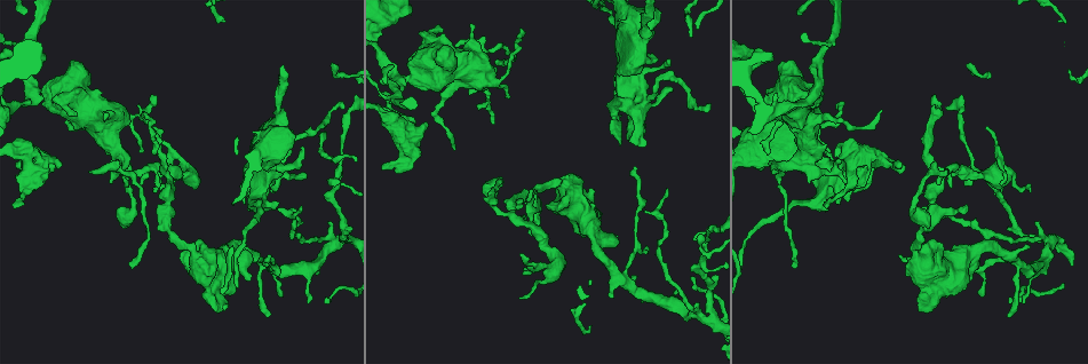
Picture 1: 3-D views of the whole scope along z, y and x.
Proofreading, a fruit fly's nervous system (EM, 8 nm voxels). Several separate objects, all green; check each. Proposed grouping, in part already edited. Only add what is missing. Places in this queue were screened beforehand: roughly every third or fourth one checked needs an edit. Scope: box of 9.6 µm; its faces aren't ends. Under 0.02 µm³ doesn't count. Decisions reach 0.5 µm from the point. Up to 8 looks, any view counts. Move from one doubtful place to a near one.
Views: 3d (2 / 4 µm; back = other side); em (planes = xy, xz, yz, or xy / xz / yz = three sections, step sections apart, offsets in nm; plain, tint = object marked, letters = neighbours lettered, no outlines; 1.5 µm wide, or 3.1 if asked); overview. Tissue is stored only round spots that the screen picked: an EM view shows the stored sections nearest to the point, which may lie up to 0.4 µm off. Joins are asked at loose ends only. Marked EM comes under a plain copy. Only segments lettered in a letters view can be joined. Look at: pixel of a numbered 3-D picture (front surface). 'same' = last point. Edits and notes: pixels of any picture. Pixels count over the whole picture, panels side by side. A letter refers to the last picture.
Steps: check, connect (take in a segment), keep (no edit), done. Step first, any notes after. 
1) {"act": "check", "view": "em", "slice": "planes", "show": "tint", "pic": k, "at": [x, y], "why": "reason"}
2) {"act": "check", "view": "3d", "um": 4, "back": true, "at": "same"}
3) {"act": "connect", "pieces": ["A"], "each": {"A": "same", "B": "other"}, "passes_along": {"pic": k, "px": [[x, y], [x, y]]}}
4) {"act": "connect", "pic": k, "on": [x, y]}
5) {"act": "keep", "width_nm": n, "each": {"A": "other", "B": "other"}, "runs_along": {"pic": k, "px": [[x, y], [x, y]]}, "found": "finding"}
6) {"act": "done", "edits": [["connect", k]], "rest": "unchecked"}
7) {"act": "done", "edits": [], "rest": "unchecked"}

{"act": "check", "view": "3d", "um": 2, "pic": 1, "at": [812, 180], "why": "thick end"}

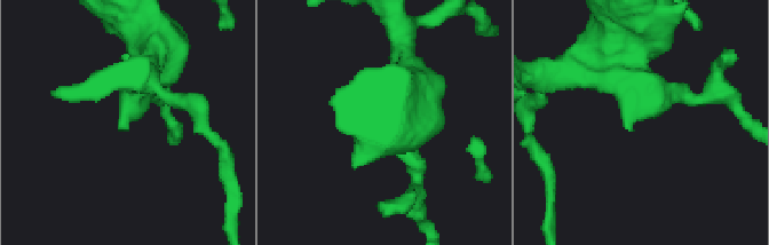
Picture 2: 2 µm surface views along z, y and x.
{"act": "check", "view": "em", "slice": "planes", "show": "letters", "pic": 2, "at": [123, 131], "why": "now the EM"}

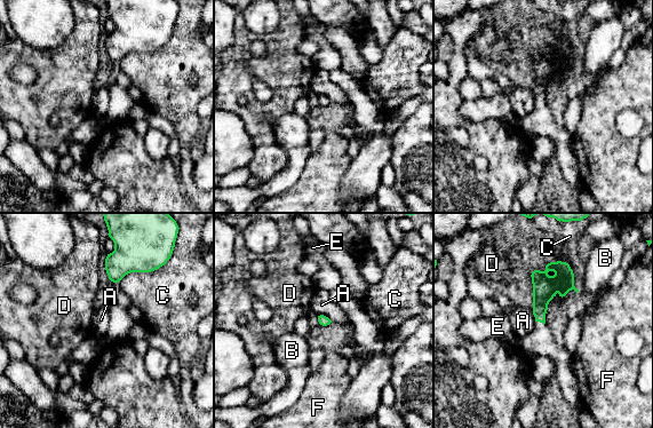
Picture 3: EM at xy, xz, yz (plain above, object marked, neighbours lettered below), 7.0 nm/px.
{"act": "keep", "each": {"A": "other", "B": "other", "C": "other", "D": "other", "E": "other", "F": "other"}, "border": {"pic": 3, "px": [[317, 316], [325, 315], [332, 322]]}, "found": "no lettered segment goes on from it"}

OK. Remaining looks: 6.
{"act": "check", "view": "3d", "um": 4, "back": true, "pic": 1, "at": [1002, 182], "why": "tapers out"}

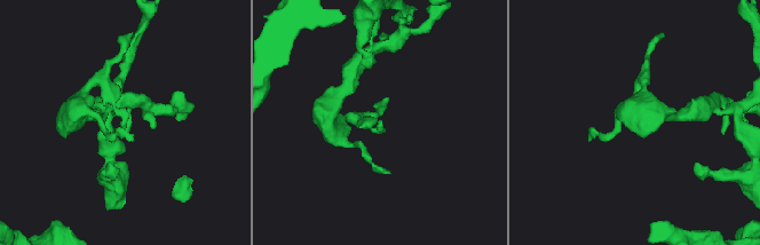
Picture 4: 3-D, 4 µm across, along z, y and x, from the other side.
{"act": "check", "view": "em", "slice": "xz", "step": 4, "show": "letters", "pic": 4, "at": [378, 124]}

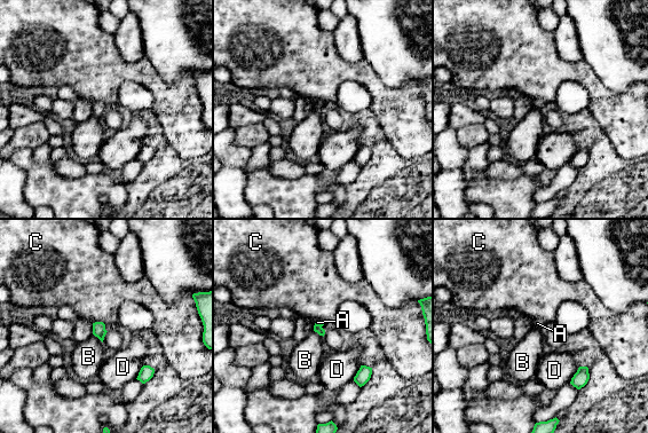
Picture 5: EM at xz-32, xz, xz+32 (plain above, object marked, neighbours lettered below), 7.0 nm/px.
{"act": "keep", "each": {"A": "other", "B": "other", "C": "other", "D": "other"}, "border": {"pic": 5, "px": [[93, 322], [102, 322], [104, 324]]}, "found": "none of them fits"}

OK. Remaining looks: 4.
{"act": "check", "view": "em", "slice": "planes", "show": "letters", "pic": 1, "at": [880, 113]}

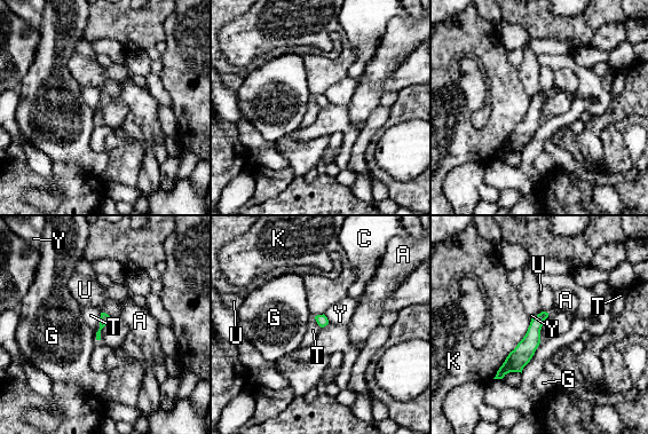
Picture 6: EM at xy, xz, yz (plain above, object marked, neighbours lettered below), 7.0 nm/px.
{"act": "keep", "each": {"A": "other", "C": "other", "G": "other", "K": "other", "T": "other", "U": "other", "Y": "other"}, "runs_along": {"pic": 6, "px": [[544, 315], [530, 342], [499, 376]]}, "found": "none of them fits"}

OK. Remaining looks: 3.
{"act": "done", "edits": [], "rest": "unchecked"}

